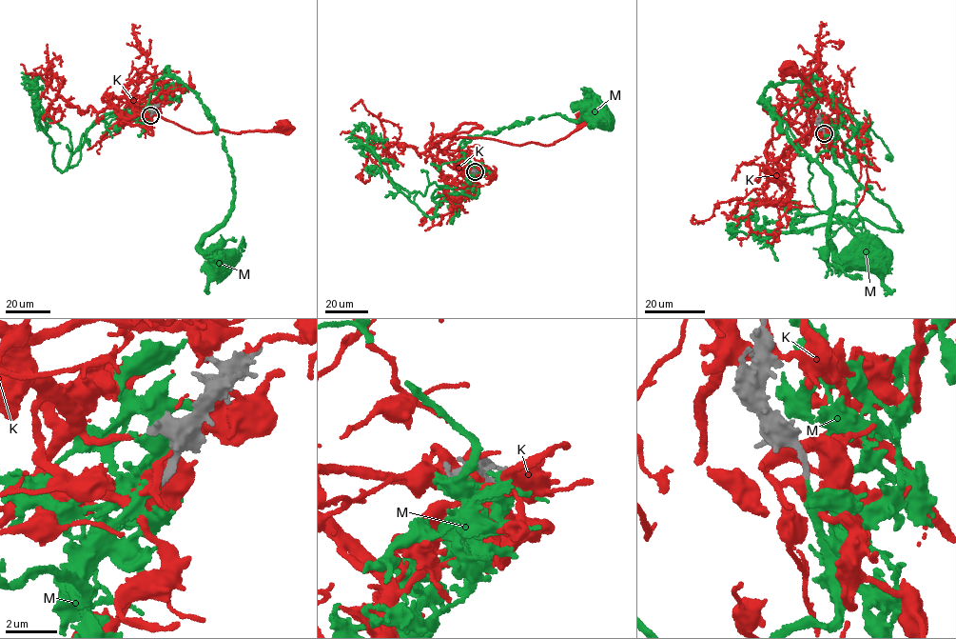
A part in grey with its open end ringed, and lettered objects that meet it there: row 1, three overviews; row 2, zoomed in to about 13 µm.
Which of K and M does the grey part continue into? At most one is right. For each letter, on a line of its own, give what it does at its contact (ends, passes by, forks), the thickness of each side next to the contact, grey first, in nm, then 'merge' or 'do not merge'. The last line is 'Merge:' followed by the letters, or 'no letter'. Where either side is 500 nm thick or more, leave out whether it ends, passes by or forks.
K: it passes by; calibres 240 and 360 nm; do not merge
M: it passes by; calibres 240 and 200 nm; merge
Merge: M

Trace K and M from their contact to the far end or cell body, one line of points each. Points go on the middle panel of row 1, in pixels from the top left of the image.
K: (475, 171), (463, 177), (449, 158), (445, 151), (454, 138), (548, 146), (584, 120)
M: (475, 171), (458, 147), (466, 137), (556, 113), (577, 121), (584, 109), (574, 106), (589, 109)

